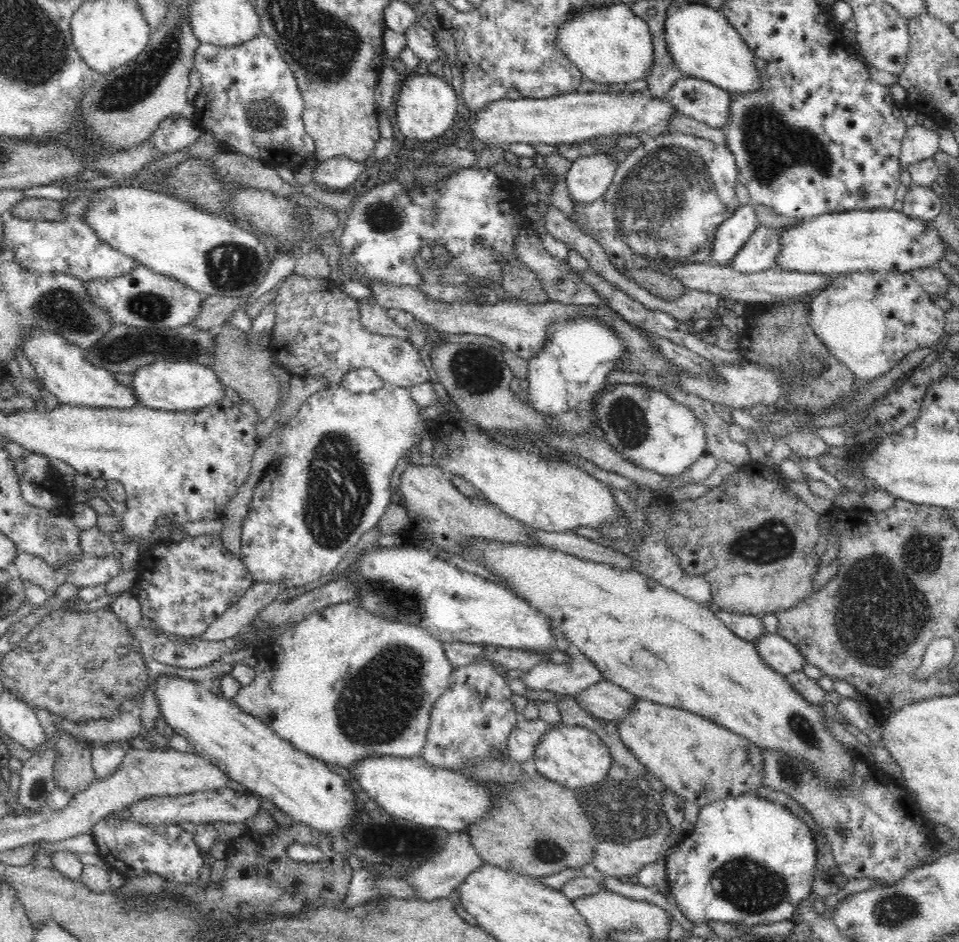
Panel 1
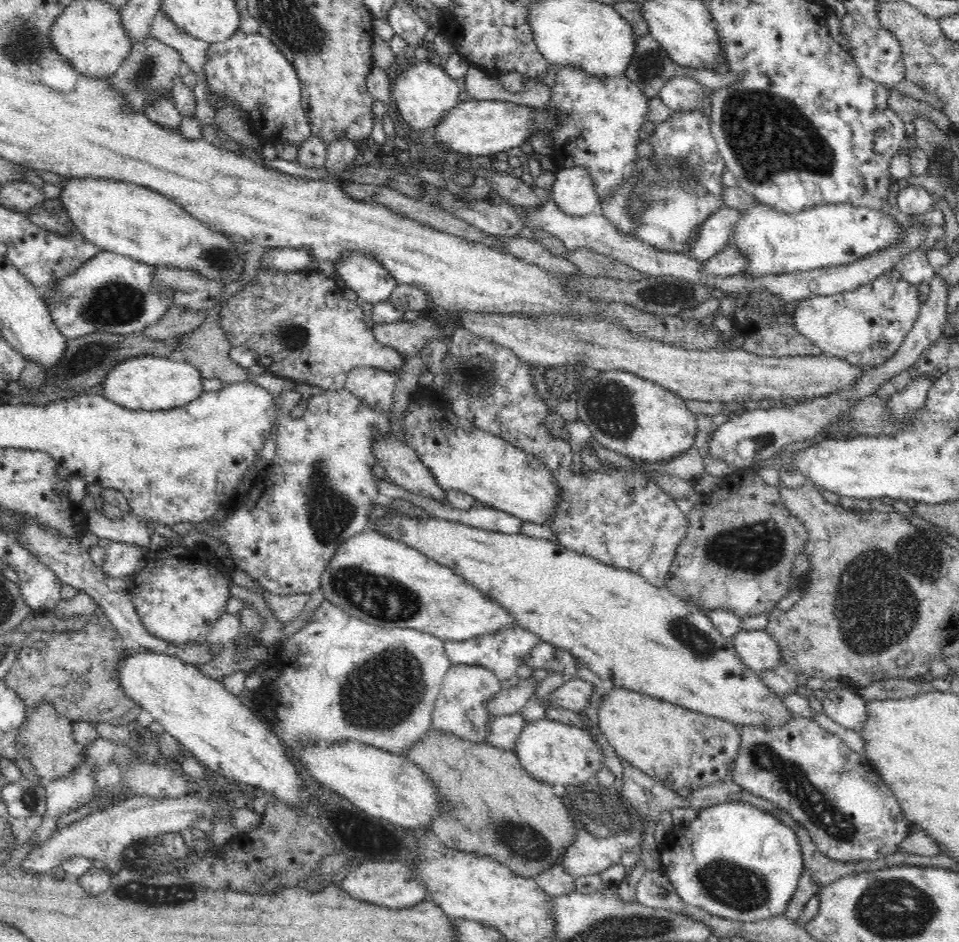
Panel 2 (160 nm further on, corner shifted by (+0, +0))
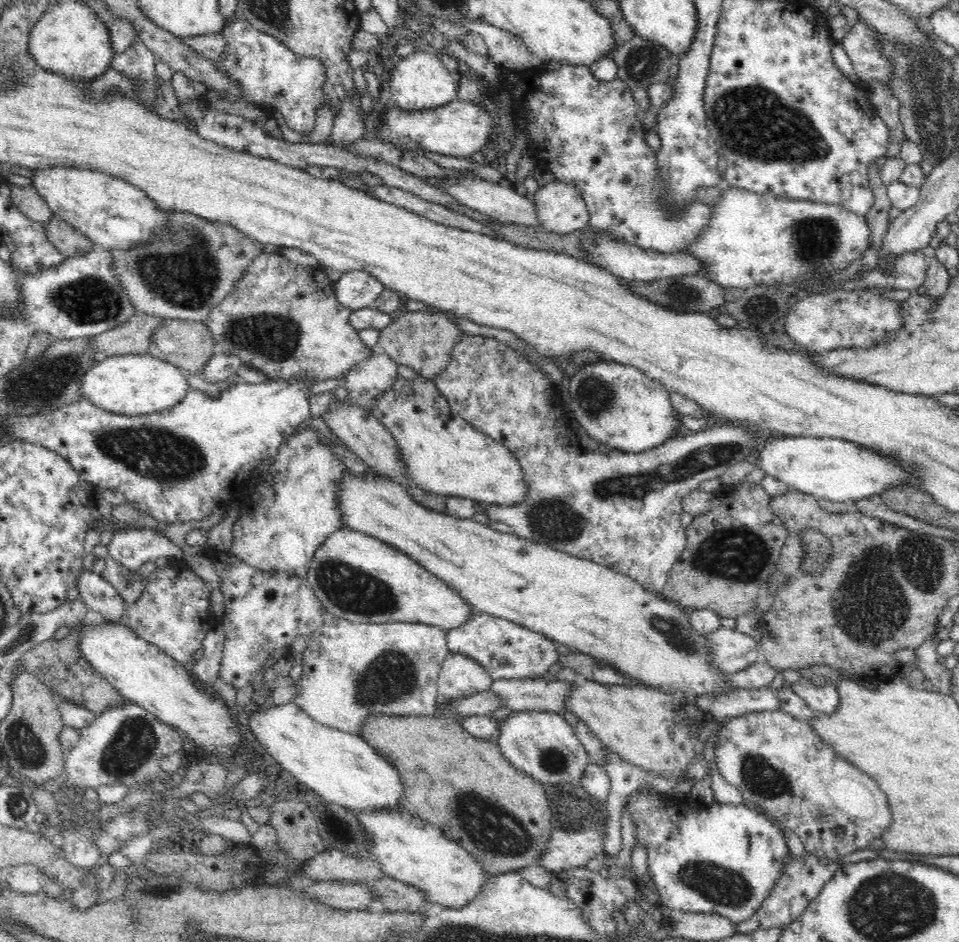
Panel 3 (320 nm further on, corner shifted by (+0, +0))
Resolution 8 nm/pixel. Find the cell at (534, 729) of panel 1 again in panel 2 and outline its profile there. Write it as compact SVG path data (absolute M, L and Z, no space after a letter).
M520 712L507 715L492 715L487 728L487 740L492 746L513 751L526 722Z

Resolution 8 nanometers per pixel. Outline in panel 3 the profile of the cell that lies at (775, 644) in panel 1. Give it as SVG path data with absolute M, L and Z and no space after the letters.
M720 627L714 632L705 635L705 639L709 642L710 655L712 655L711 664L723 674L731 675L735 672L744 670L749 664L763 660L760 642L754 641L752 637L730 629L728 627Z

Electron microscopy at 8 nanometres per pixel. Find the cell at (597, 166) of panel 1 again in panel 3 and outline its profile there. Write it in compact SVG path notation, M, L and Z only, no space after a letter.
M547 183L531 198L539 224L548 232L570 234L589 224L588 207L573 184Z

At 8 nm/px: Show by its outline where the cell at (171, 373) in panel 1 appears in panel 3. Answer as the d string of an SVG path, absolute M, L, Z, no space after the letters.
M147 353L106 357L84 374L80 389L82 397L97 408L125 416L139 416L174 407L187 396L190 387L183 370Z

